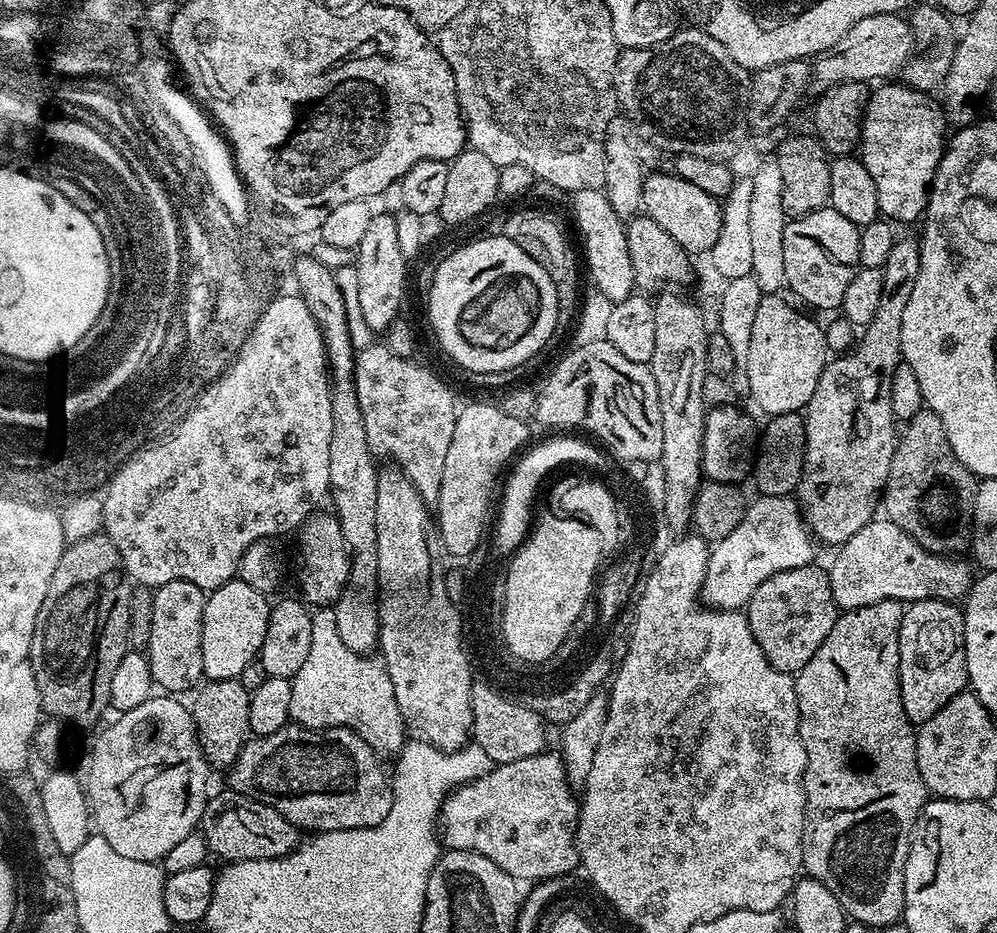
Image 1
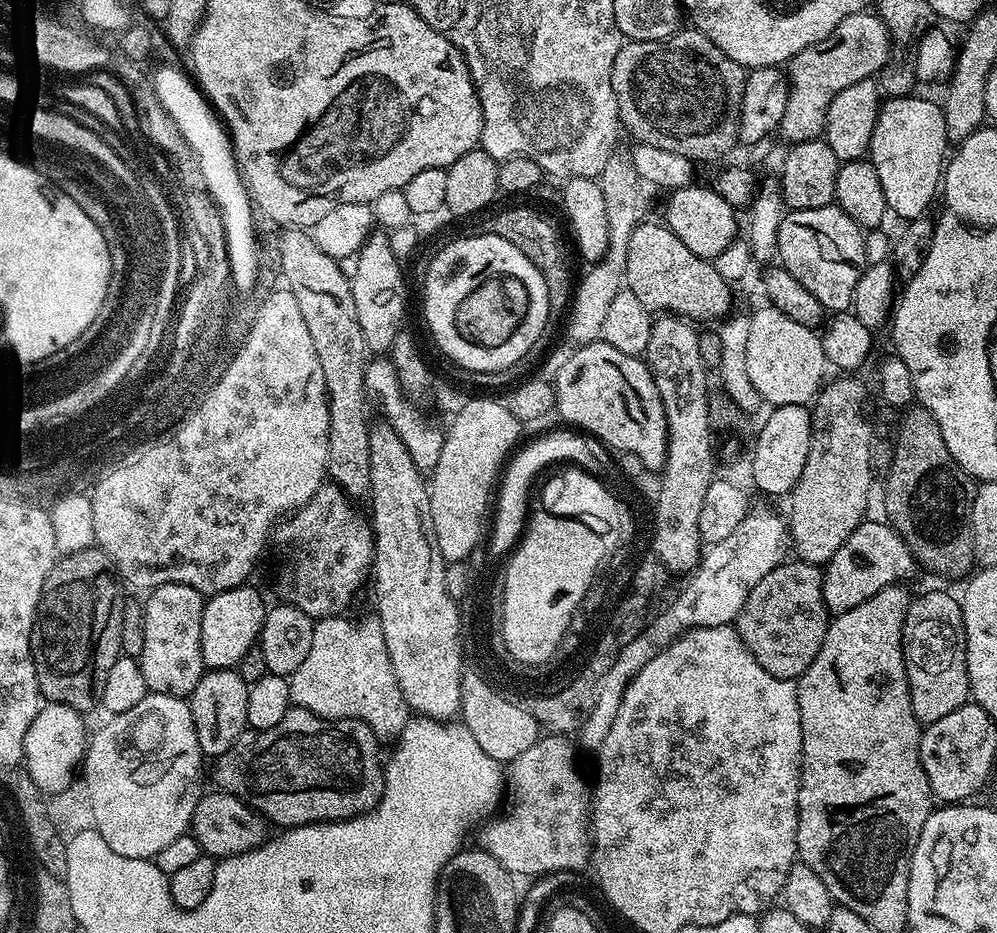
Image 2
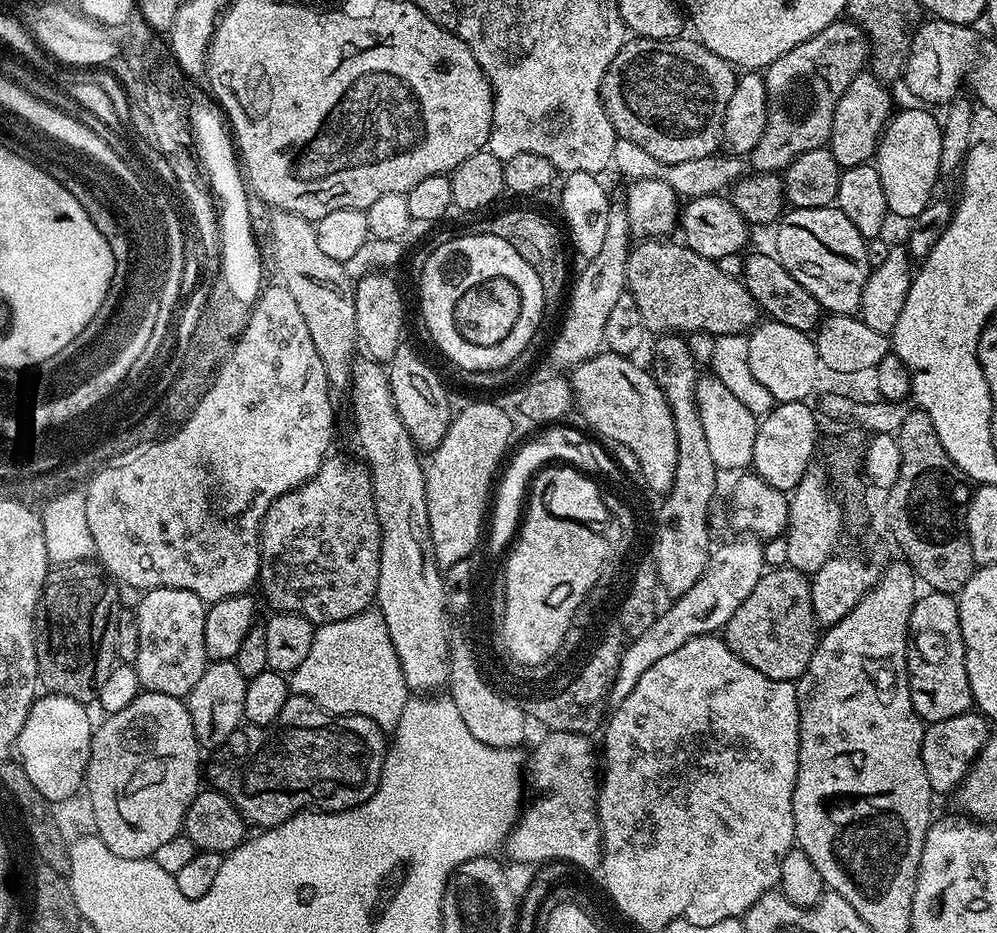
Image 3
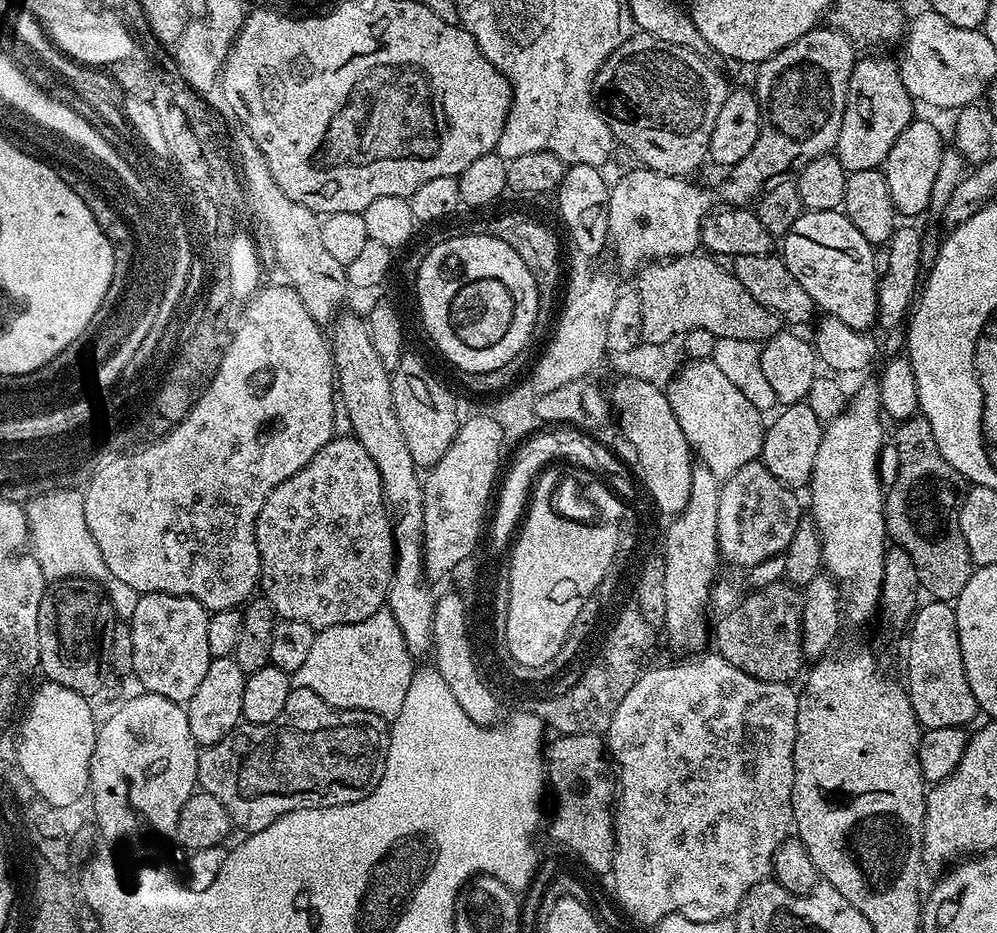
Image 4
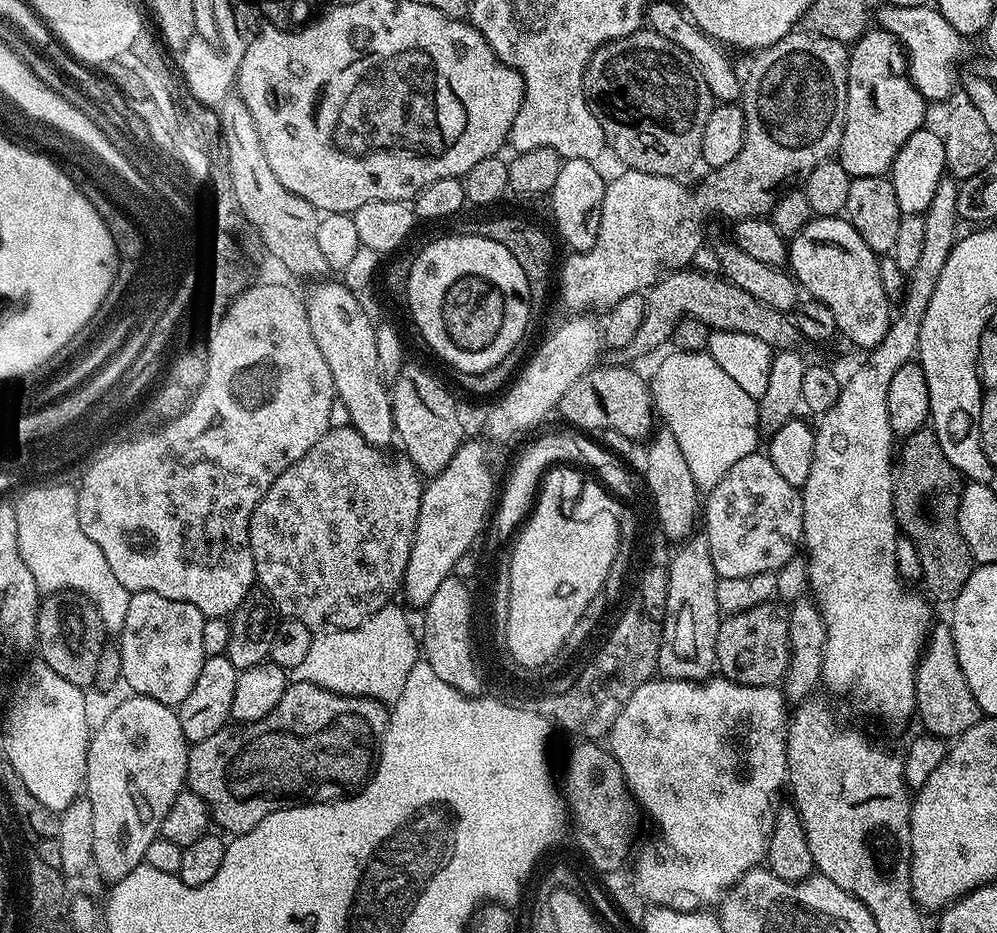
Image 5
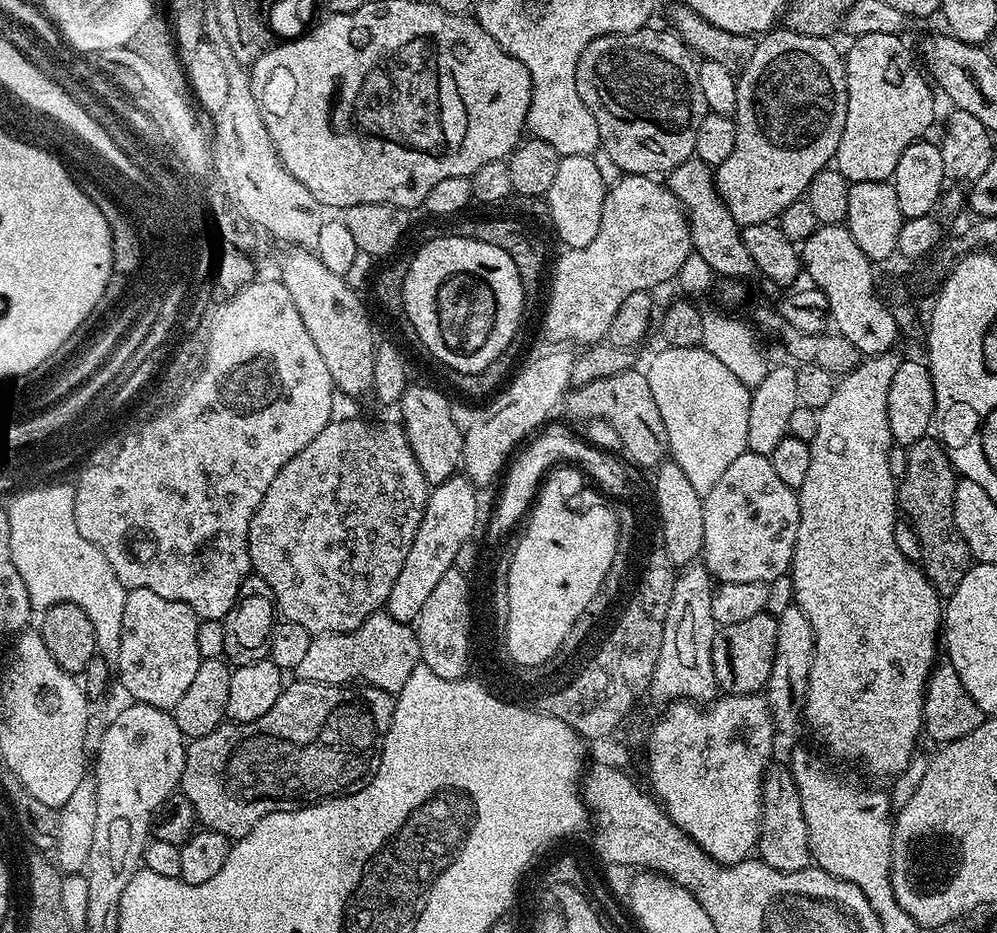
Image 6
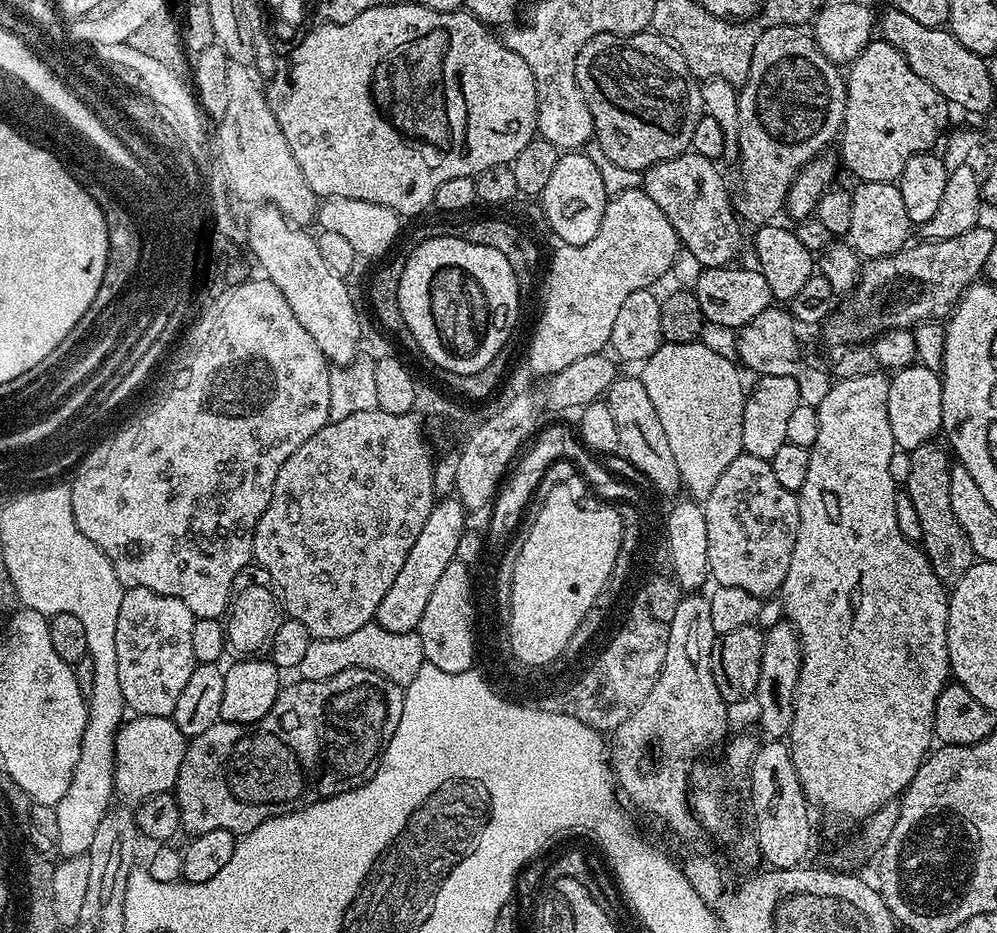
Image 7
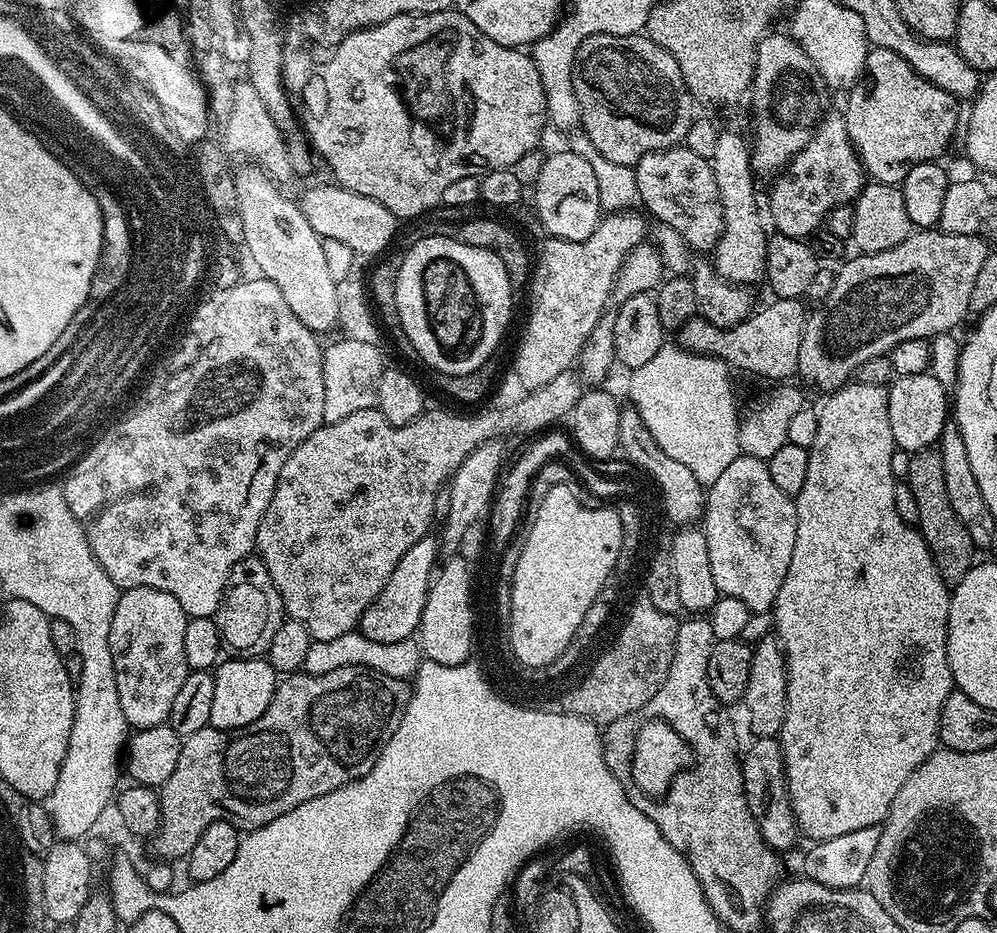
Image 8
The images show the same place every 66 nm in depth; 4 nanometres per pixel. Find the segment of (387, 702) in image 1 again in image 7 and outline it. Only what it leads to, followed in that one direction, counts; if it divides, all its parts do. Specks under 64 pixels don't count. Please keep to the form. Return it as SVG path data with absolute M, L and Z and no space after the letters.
M373 622L362 626L362 630L354 630L354 634L346 634L346 638L313 639L302 658L298 676L301 680L325 680L347 668L365 668L406 686L414 682L414 674L418 674L425 663L419 631L394 634L394 630L386 630Z

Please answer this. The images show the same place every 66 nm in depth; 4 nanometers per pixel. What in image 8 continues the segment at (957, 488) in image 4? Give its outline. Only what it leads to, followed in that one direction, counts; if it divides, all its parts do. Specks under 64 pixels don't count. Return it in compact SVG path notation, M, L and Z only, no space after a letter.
M935 447L923 448L921 452L911 453L907 457L908 476L906 483L910 486L910 494L914 494L918 505L918 531L926 542L930 554L934 558L934 566L938 566L938 574L942 574L944 583L955 586L966 578L978 549L972 543L966 526L954 514L954 506L950 506L950 497L946 494L946 481L942 475L942 458Z

